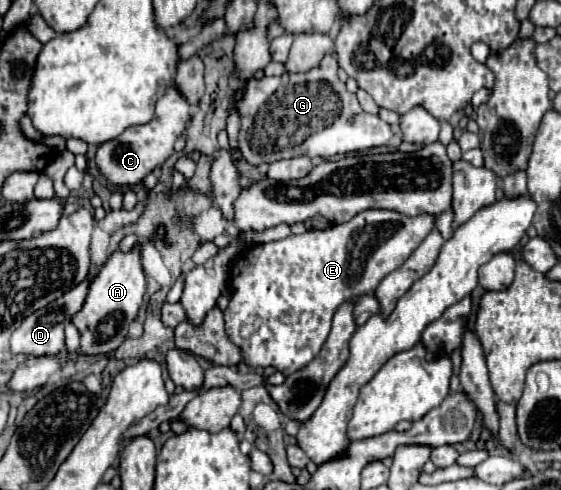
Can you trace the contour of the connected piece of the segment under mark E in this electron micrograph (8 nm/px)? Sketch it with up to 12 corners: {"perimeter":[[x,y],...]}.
{"perimeter":[[364,210],[232,262],[226,334],[250,368],[310,364],[430,214]]}

